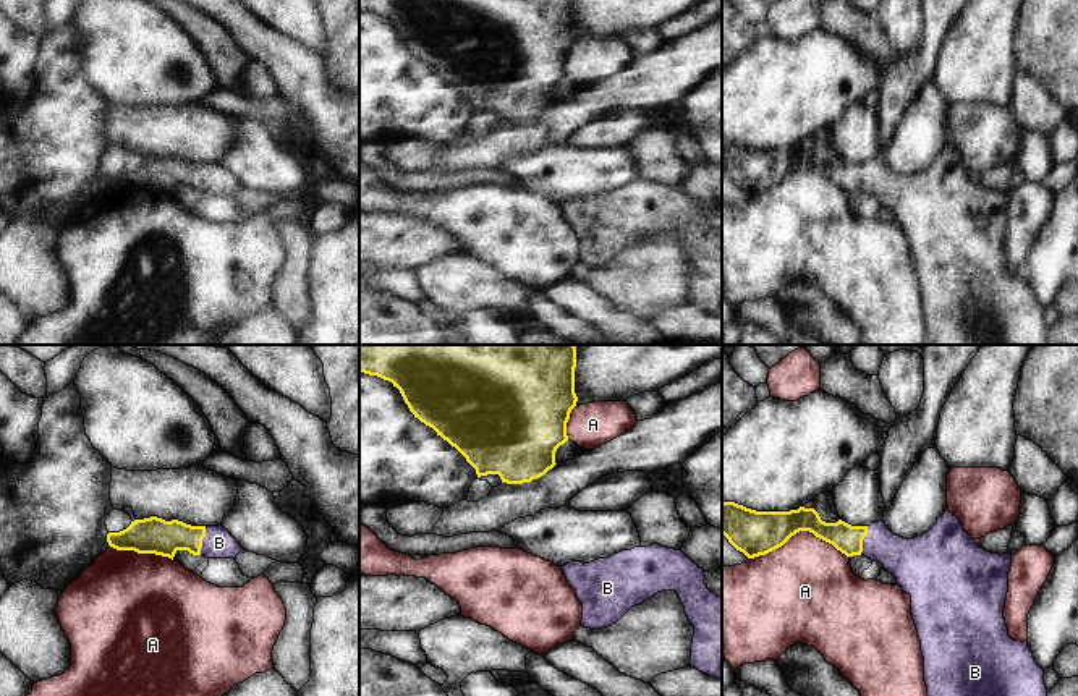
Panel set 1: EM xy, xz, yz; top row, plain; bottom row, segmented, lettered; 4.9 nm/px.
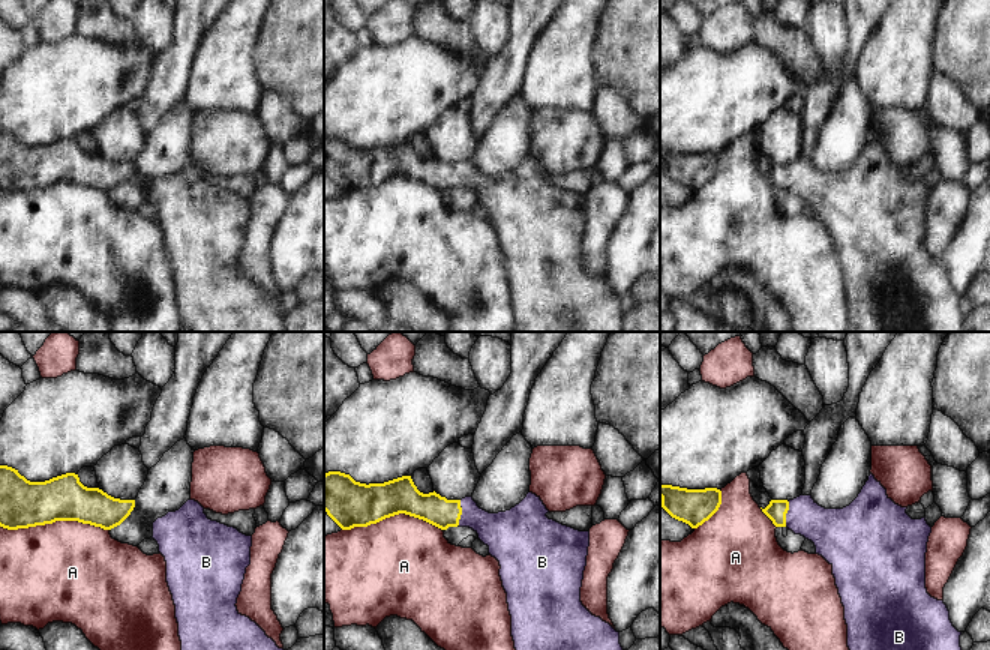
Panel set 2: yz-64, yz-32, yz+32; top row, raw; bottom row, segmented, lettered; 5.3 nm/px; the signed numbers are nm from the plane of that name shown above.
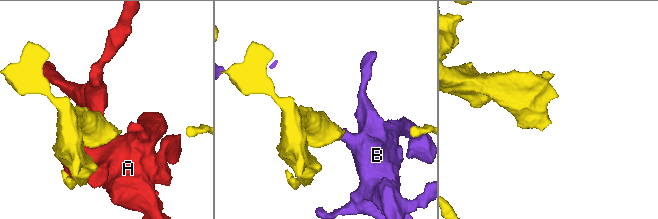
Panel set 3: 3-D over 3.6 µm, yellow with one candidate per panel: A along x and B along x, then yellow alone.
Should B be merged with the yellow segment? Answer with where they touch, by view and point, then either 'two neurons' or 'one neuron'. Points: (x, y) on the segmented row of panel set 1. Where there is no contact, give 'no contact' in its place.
contact yz (861, 541); one neuron

